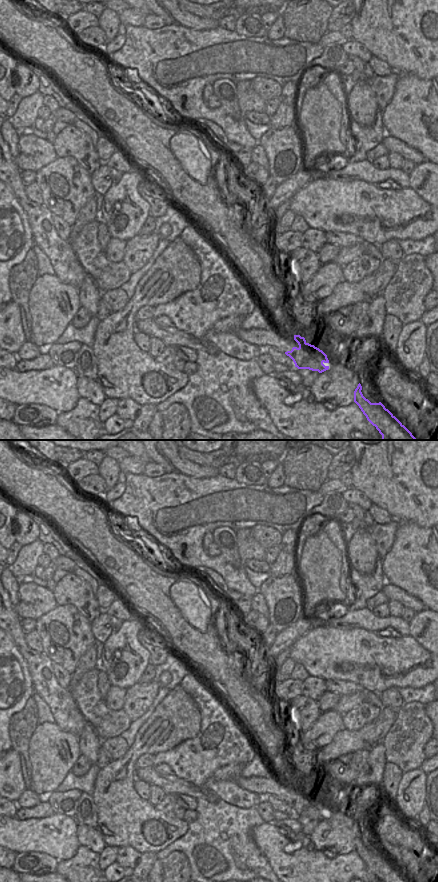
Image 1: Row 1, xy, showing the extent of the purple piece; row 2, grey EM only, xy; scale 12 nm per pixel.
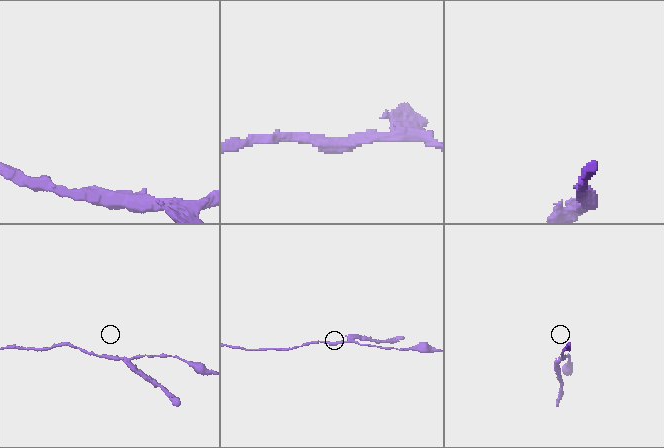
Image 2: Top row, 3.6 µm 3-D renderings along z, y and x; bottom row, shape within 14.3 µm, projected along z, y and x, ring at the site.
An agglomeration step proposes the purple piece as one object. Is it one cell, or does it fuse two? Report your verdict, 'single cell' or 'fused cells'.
fused cells

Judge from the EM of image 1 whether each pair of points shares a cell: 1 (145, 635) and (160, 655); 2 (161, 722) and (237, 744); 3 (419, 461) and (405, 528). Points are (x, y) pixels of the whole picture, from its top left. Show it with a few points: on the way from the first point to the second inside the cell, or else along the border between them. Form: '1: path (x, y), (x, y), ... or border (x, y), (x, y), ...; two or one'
1: path (145, 640), (155, 651); one
2: border (199, 709), (201, 722), (198, 733), (177, 745); two
3: border (399, 520), (409, 520), (427, 529); two

